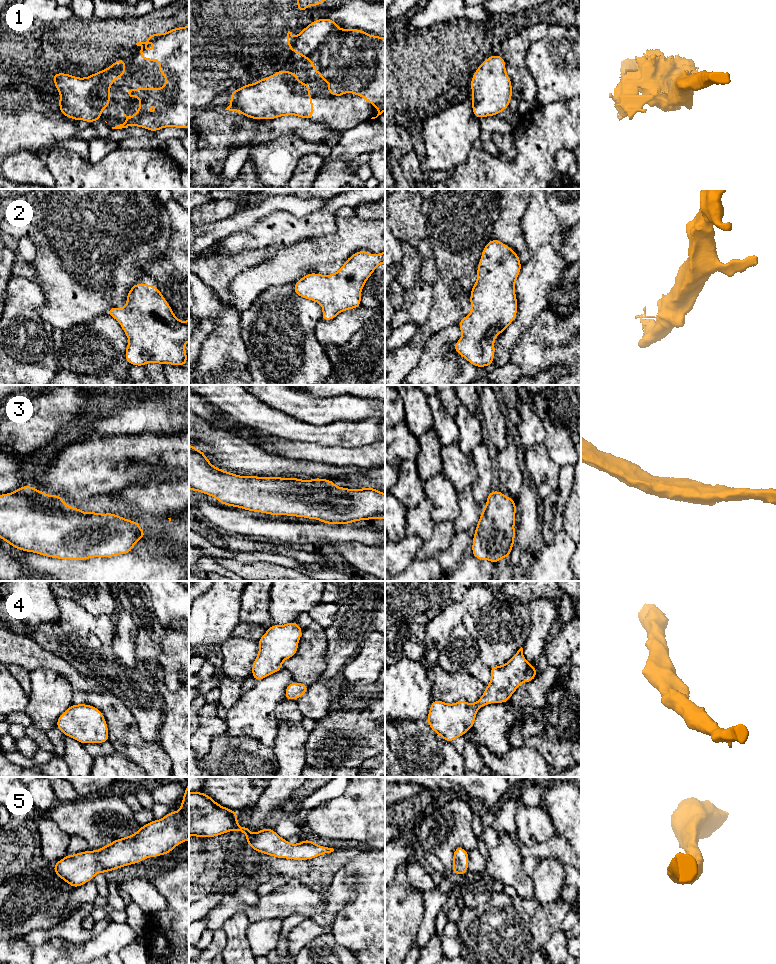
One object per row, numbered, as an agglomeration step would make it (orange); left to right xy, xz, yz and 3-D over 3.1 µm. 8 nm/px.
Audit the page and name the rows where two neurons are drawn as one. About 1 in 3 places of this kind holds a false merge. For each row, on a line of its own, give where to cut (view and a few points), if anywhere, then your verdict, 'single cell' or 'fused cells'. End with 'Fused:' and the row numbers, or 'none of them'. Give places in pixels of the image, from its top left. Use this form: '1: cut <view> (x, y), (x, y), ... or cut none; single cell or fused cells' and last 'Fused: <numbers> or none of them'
1: cut none; single cell
2: cut none; single cell
3: cut none; single cell
4: cut none; single cell
5: cut none; single cell
Fused: none of them

